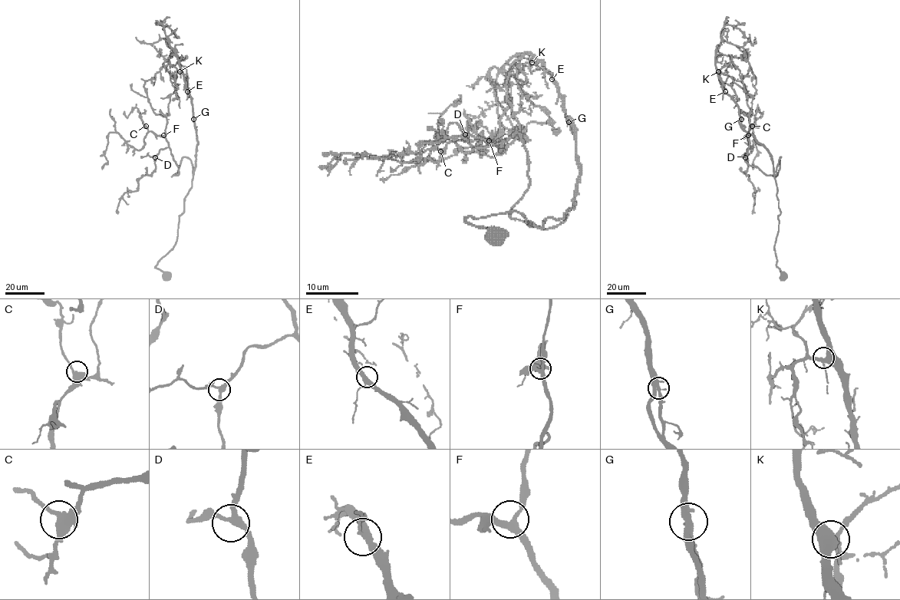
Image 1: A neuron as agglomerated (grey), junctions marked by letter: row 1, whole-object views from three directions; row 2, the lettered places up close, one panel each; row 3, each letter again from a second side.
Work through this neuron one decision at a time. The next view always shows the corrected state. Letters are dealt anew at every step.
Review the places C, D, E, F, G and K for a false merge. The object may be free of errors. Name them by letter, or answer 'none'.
none

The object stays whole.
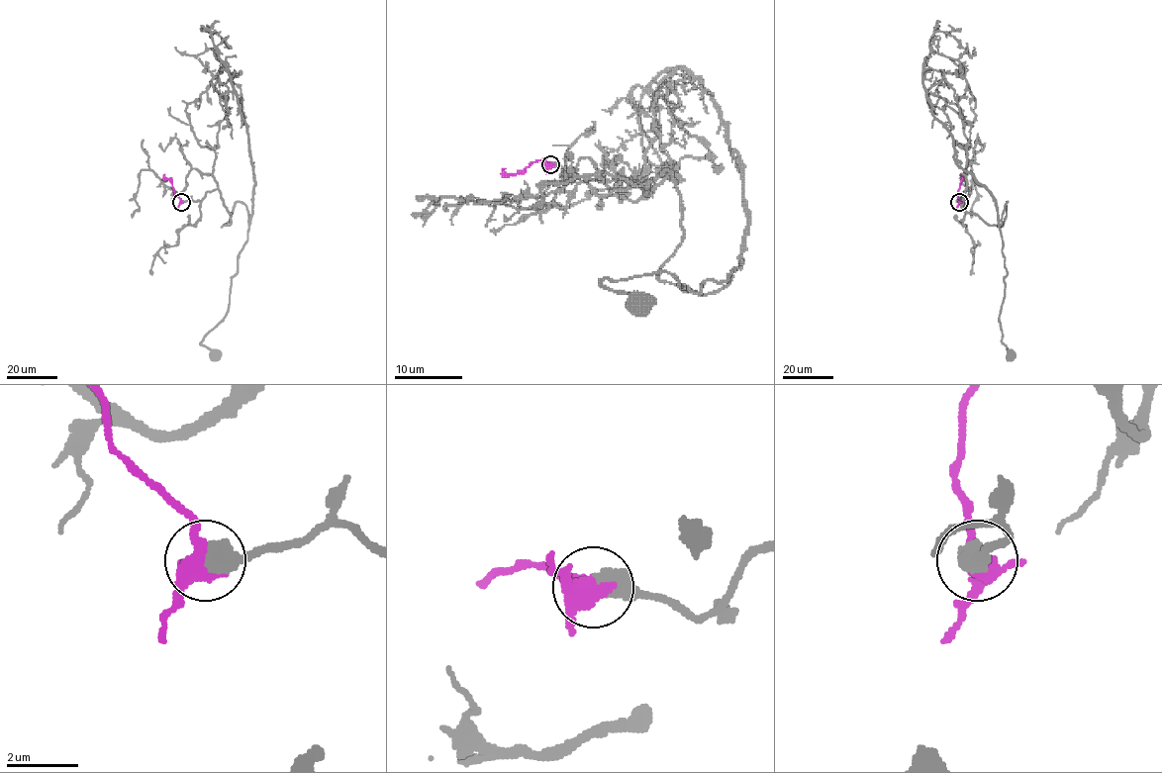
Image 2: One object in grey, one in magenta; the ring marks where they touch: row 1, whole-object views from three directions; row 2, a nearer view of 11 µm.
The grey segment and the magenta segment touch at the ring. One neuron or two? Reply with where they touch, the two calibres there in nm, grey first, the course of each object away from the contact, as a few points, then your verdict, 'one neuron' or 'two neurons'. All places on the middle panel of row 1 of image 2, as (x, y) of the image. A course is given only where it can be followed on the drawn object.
at (550, 164); 600 nm thick on the grey side, 360 nm on the other; grey runs (551, 165), (666, 170), (683, 240), (659, 278), (731, 271), (602, 282), (642, 302); magenta runs (551, 165), (539, 160), (516, 173), (504, 173), (506, 168); one neuron

